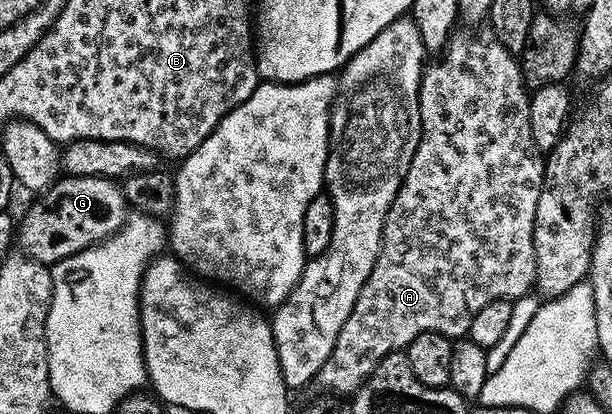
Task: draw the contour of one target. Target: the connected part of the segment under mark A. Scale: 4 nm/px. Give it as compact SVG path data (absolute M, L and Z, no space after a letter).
M484 30L480 36L459 36L452 35L447 41L447 47L443 49L438 58L426 65L421 78L421 86L419 87L419 105L421 106L421 142L417 146L417 154L413 154L413 162L409 166L409 170L405 174L405 178L401 182L401 190L397 190L397 198L393 198L393 206L389 210L389 214L385 218L385 226L383 227L383 237L381 238L381 250L377 262L373 266L373 270L369 274L369 278L365 282L365 286L361 286L361 294L357 294L357 302L353 306L353 310L349 314L349 318L345 322L345 326L341 326L341 334L337 334L337 346L333 346L333 354L329 354L329 358L325 362L325 366L321 366L321 370L315 375L314 383L320 384L327 392L336 392L339 396L350 397L358 392L359 387L367 381L373 374L373 370L377 370L377 366L389 354L406 349L409 342L413 342L413 338L417 338L417 334L425 334L426 332L436 332L437 334L445 334L452 338L466 337L469 330L469 322L473 322L473 317L481 314L481 310L485 310L485 306L489 306L489 302L494 300L510 300L515 301L519 296L528 295L532 291L535 284L535 251L533 250L533 230L535 229L535 219L537 218L537 198L541 198L541 190L543 189L543 166L545 163L544 153L539 151L537 142L533 142L533 130L529 130L529 102L531 97L527 83L523 81L523 66L518 55L510 52L490 30Z

